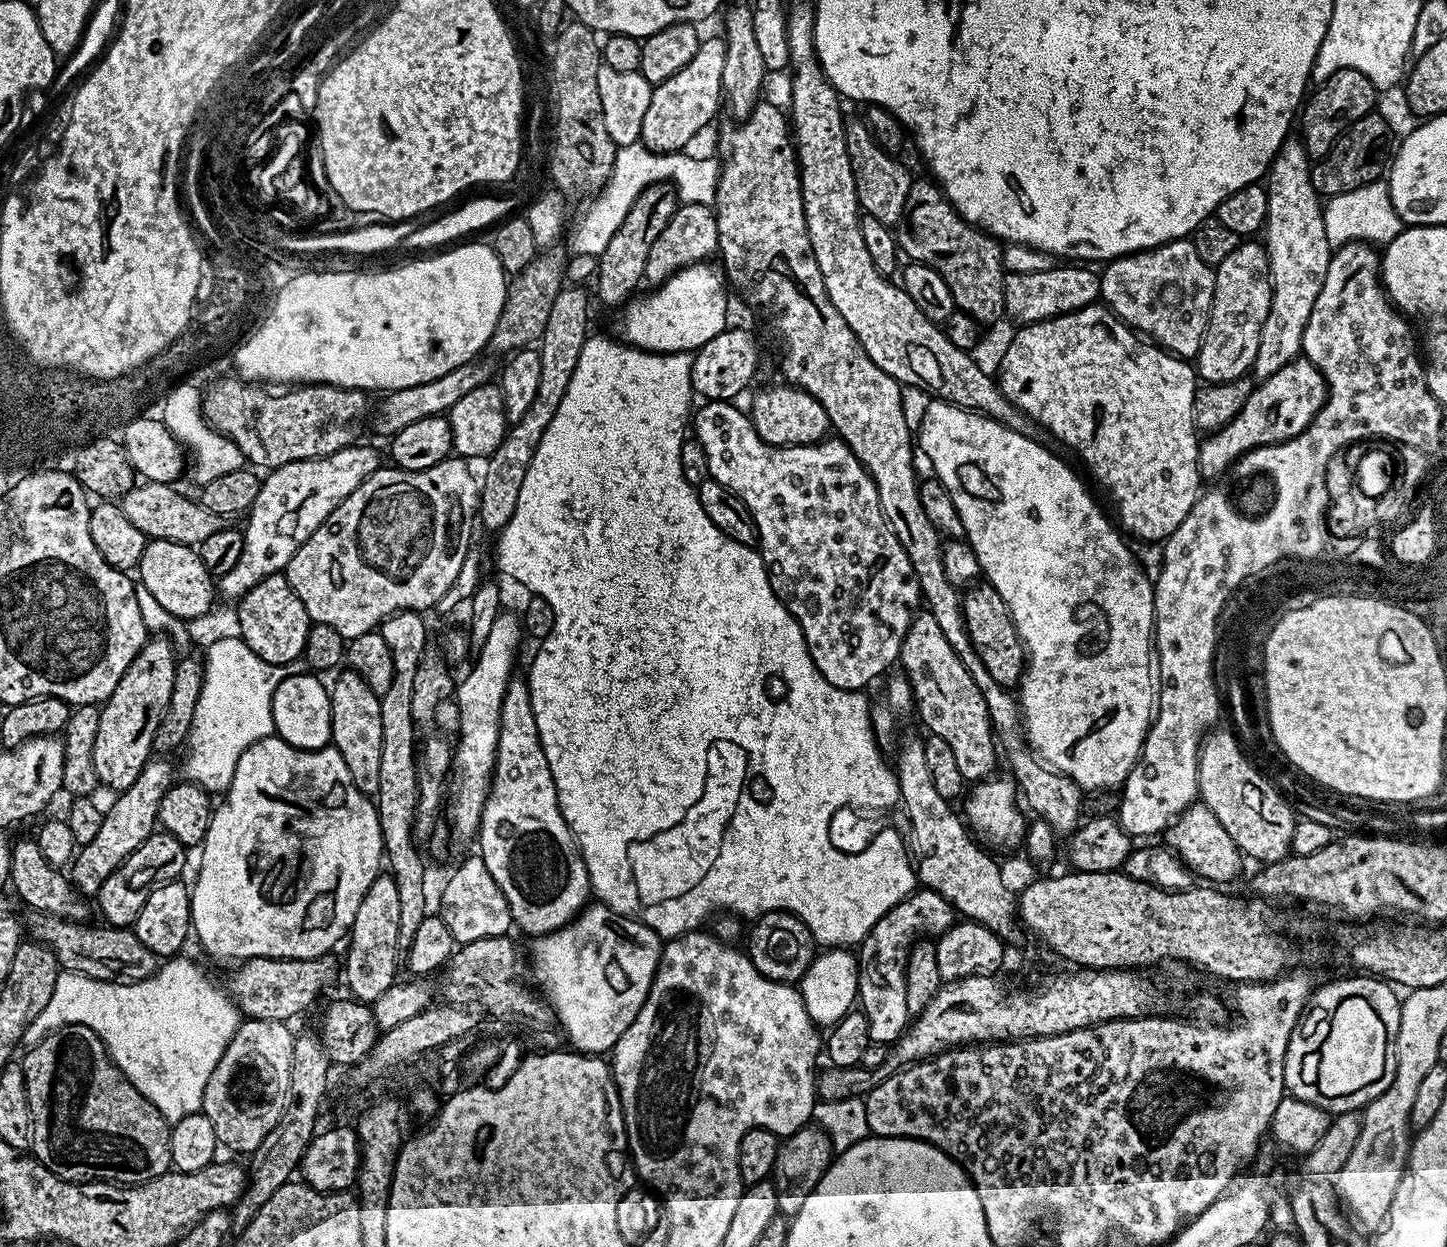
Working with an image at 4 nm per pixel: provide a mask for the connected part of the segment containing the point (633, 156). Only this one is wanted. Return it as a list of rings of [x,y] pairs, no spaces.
[[[641,141],[621,145],[615,154],[614,166],[607,183],[598,192],[570,236],[569,249],[574,254],[599,257],[629,213],[630,207],[644,188],[655,183],[673,182],[681,203],[713,205],[717,182],[720,181],[720,161],[717,157],[698,158],[690,152],[654,153]]]

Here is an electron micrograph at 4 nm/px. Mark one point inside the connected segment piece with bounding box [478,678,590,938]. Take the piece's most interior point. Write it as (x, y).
(526, 844)

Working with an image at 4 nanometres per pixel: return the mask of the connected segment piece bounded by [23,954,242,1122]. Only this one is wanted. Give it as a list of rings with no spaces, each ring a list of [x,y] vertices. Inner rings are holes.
[[[177,954],[165,959],[153,976],[133,984],[111,984],[77,972],[61,971],[50,1002],[26,1025],[23,1043],[28,1046],[37,1044],[47,1032],[53,1032],[63,1024],[81,1024],[94,1030],[124,1077],[165,1118],[175,1122],[203,1109],[206,1082],[210,1082],[214,1066],[218,1066],[230,1038],[234,1038],[241,1023],[242,1013],[227,991],[221,985],[219,988],[211,984],[207,974],[194,961],[187,960],[184,954]]]

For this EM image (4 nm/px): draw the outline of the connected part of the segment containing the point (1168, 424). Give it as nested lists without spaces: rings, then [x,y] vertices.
[[[1100,302],[1086,306],[1077,312],[1055,316],[1037,324],[1026,324],[1017,327],[1015,331],[1012,341],[1008,344],[1008,349],[1004,352],[1004,357],[1000,360],[998,383],[1002,394],[1006,394],[1006,398],[1014,407],[1019,408],[1021,412],[1026,413],[1030,418],[1036,419],[1042,426],[1048,427],[1053,436],[1060,438],[1067,446],[1072,447],[1077,454],[1079,463],[1084,463],[1088,467],[1089,474],[1114,499],[1120,500],[1116,504],[1117,517],[1115,516],[1115,519],[1118,521],[1119,527],[1129,537],[1132,535],[1137,536],[1140,540],[1157,540],[1157,542],[1167,540],[1170,534],[1174,534],[1174,530],[1178,530],[1178,526],[1184,521],[1186,514],[1190,514],[1190,510],[1194,506],[1196,497],[1202,488],[1200,465],[1196,462],[1200,453],[1198,429],[1196,423],[1192,421],[1192,407],[1194,406],[1194,398],[1198,387],[1197,369],[1187,359],[1174,356],[1155,343],[1141,338],[1128,325],[1122,323],[1107,306]]]

